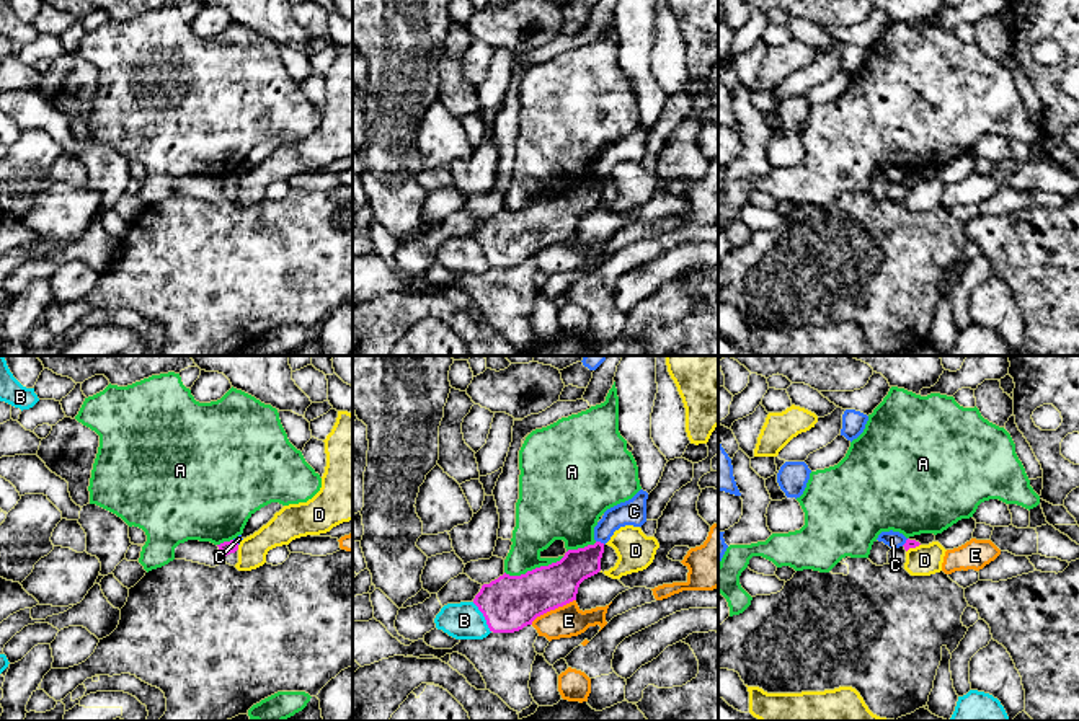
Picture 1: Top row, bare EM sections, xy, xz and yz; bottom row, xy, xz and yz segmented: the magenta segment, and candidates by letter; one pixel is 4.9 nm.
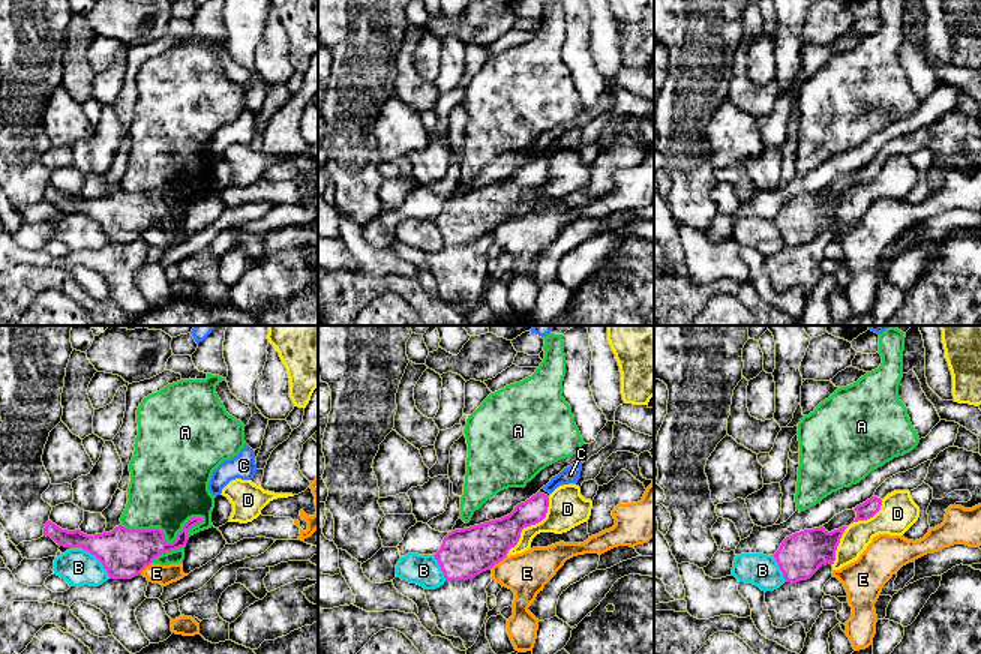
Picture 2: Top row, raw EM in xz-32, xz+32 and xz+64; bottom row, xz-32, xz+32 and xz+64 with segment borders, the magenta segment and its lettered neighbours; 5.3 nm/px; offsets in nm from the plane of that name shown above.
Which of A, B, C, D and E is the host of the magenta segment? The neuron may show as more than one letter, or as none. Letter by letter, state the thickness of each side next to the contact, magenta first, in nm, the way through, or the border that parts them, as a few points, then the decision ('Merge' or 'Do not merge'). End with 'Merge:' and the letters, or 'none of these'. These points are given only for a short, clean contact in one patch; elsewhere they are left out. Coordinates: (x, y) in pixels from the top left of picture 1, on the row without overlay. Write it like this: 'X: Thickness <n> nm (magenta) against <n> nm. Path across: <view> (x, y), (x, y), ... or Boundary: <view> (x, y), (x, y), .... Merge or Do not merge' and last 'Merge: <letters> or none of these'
A: Thickness 280 nm (magenta) against 260 nm. Do not merge
B: Thickness 280 nm (magenta) against 180 nm. Boundary: xz (472, 237), (490, 266). Do not merge
C: Thickness 170 nm (magenta) against 130 nm. Boundary: xz (596, 175), (604, 178). Do not merge
D: Thickness 60 nm (magenta) against 150 nm. Do not merge
E: Thickness 280 nm (magenta) against 160 nm. Boundary: xz (575, 234), (541, 248), (531, 258). Do not merge
Merge: none of these

